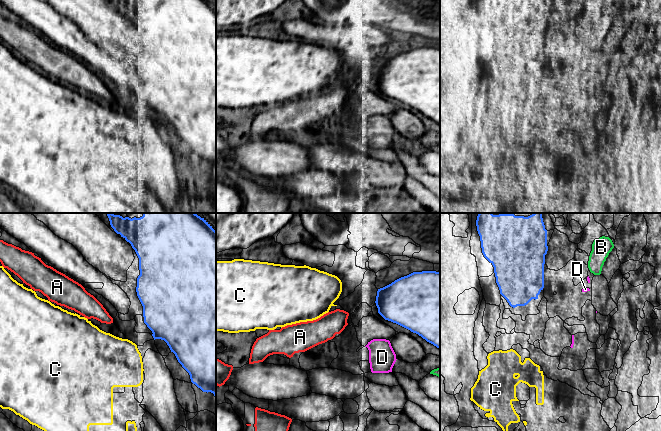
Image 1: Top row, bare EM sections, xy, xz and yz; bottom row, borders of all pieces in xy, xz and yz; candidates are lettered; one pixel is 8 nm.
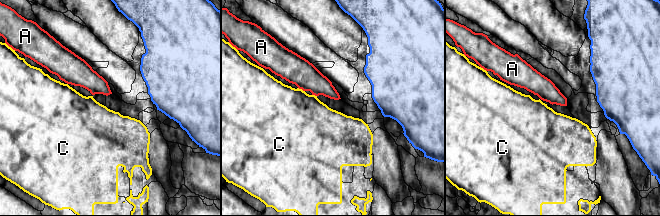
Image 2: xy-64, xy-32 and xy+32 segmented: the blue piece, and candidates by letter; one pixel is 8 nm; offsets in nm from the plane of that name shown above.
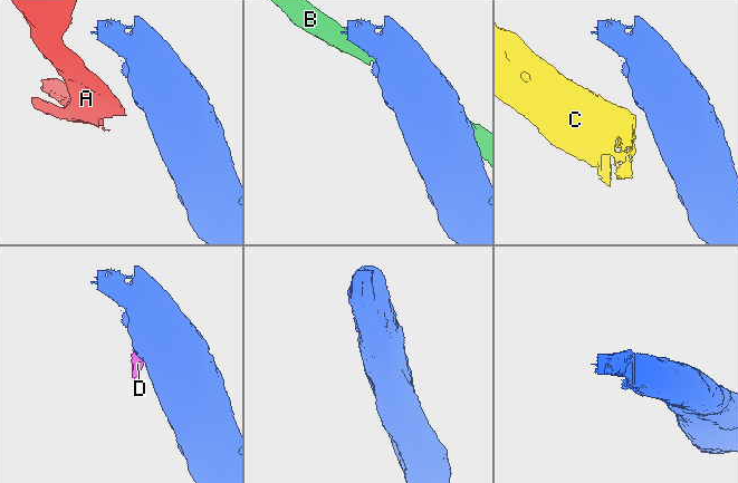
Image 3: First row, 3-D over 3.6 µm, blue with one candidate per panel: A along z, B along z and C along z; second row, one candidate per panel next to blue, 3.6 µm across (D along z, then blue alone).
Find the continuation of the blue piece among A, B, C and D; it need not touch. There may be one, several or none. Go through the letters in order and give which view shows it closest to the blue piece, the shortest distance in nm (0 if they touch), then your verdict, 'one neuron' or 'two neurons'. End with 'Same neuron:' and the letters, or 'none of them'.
A: nearest in xz; 240 nm apart; two neurons
B: nearest in xz; 160 nm apart; two neurons
C: nearest in xy; 150 nm apart; one neuron
D: nearest in xz; 150 nm apart; two neurons
Same neuron: C

